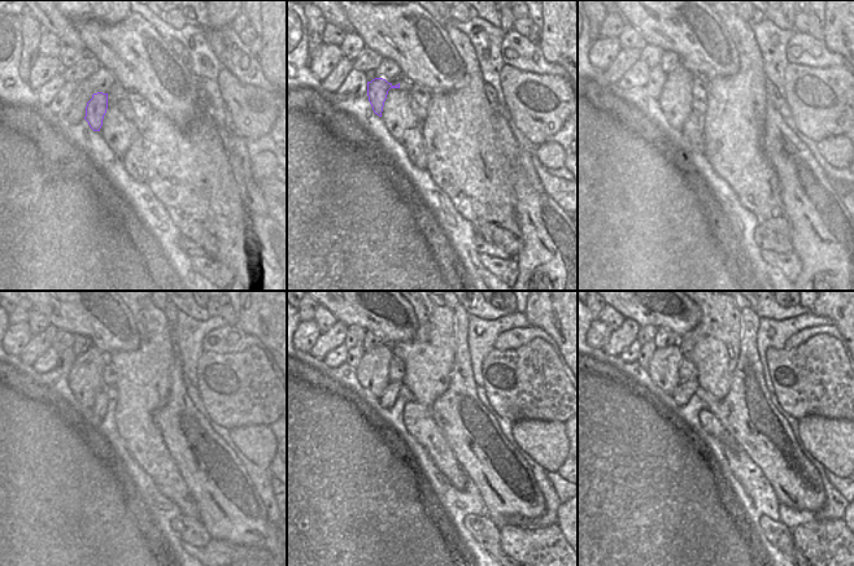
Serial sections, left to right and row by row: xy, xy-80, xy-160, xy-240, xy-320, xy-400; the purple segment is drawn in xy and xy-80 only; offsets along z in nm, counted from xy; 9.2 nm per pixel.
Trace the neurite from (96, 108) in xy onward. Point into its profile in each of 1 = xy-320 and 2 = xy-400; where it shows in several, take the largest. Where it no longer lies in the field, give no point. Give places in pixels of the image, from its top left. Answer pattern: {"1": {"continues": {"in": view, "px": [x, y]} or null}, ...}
{"1": {"continues": {"in": "xy-320", "px": [353, 356]}}, "2": {"continues": {"in": "xy-400", "px": [646, 349]}}}

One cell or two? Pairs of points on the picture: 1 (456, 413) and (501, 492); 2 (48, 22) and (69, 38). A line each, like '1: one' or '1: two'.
1: one
2: one

